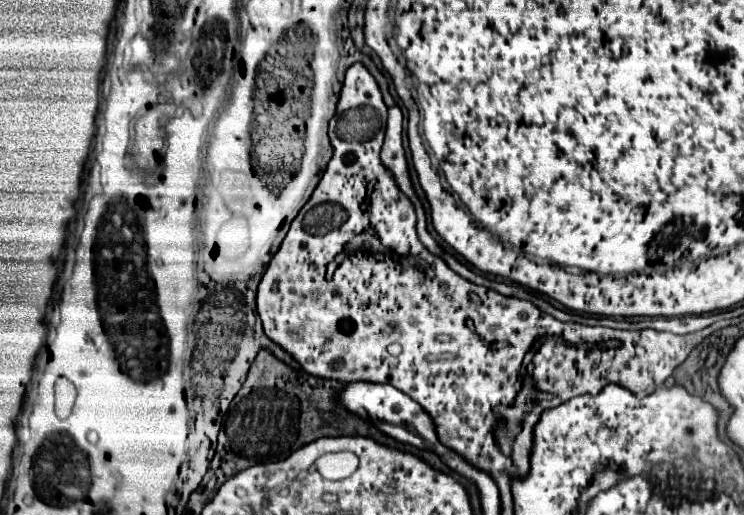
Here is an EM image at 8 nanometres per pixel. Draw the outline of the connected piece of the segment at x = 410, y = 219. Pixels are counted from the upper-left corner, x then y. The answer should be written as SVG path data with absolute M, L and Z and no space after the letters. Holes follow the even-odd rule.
M354 63L346 71L338 111L330 121L334 157L310 201L292 221L286 239L258 285L256 307L264 333L310 375L336 381L374 379L374 383L394 385L430 413L444 445L458 451L472 465L492 473L500 495L508 493L512 497L508 479L520 479L528 473L532 427L544 409L558 407L578 395L598 395L608 383L622 385L636 397L650 395L702 339L724 327L724 323L718 321L688 335L562 323L540 311L532 301L512 299L490 287L466 281L420 243L414 205L380 163L386 121L388 107L376 79L366 65ZM372 181L376 181L374 195L368 213L362 213L360 207ZM320 203L328 207L324 223L316 219ZM370 225L394 255L428 263L434 277L428 277L428 271L418 265L402 269L400 261L390 253L364 259L360 247L352 247L352 255L348 255L346 241ZM316 227L324 231L316 235ZM466 321L472 321L474 329ZM394 345L398 345L396 351L392 351ZM528 349L536 349L536 359L528 367L530 375L538 379L538 389L552 393L554 399L542 401L528 413L522 431L504 451L496 441L496 425L488 425L488 411L492 413L498 405L514 405L522 385L520 367Z

